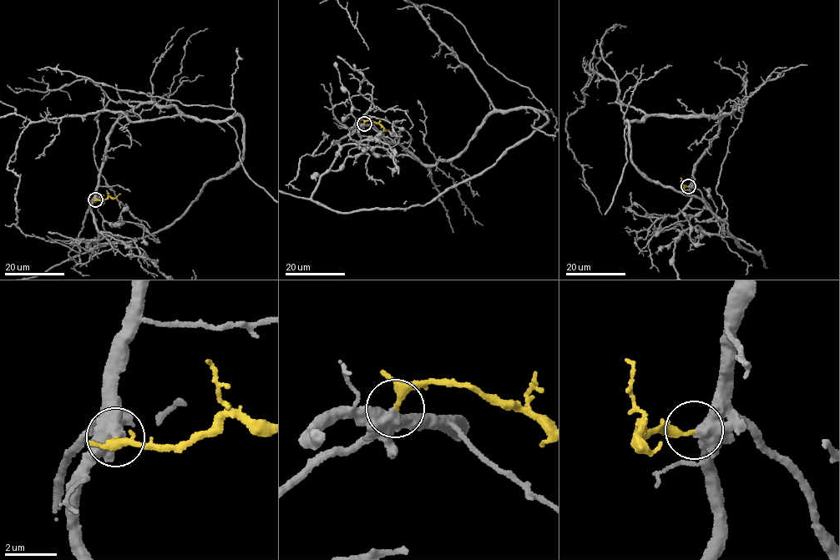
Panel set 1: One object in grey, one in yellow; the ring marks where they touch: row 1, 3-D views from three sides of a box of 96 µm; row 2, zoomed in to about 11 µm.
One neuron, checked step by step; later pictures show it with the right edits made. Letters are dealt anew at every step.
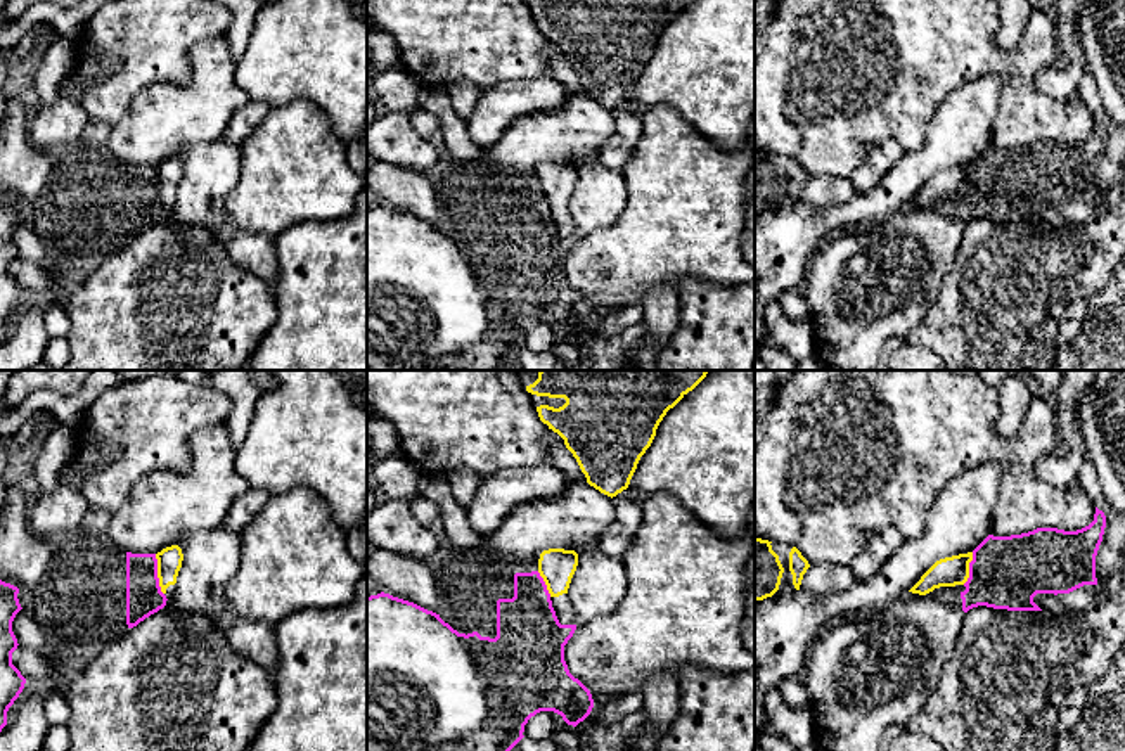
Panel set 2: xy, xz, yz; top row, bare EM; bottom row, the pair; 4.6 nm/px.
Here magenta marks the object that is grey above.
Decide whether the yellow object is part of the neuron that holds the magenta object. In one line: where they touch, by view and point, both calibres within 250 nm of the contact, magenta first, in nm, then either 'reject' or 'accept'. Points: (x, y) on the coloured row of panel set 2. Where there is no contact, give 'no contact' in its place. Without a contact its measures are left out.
contact xy (156, 575); calibres 170 and 110 nm; reject

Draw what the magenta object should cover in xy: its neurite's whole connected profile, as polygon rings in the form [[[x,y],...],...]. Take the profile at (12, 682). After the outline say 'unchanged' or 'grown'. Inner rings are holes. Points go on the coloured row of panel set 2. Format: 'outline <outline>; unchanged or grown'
outline [[[0,580],[0,732],[7,725],[7,711],[24,689],[26,678],[12,664],[17,639],[12,621],[22,609],[17,599],[19,588]]]; unchanged

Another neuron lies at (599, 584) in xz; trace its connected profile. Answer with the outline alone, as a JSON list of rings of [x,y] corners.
[[[601,549],[578,555],[568,595],[576,614],[576,626],[611,614],[627,594],[623,559],[611,557]]]

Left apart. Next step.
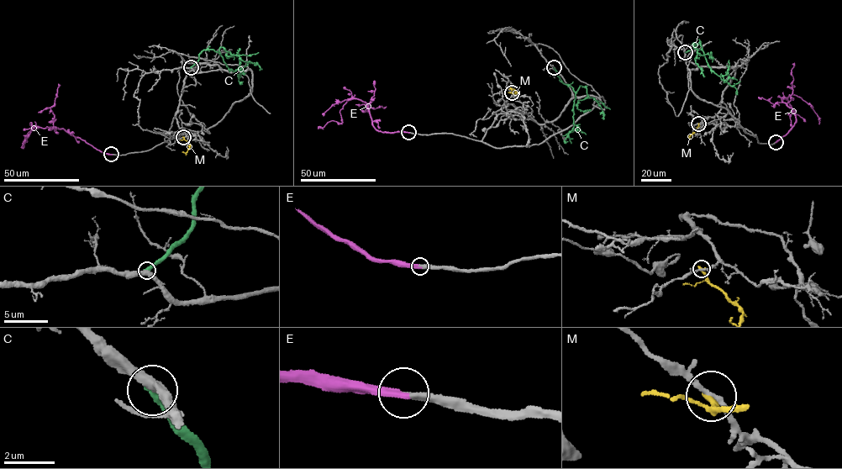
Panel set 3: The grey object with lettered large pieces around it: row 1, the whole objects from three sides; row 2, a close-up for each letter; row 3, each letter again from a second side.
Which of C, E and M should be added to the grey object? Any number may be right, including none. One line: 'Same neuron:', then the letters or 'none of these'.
Same neuron: E

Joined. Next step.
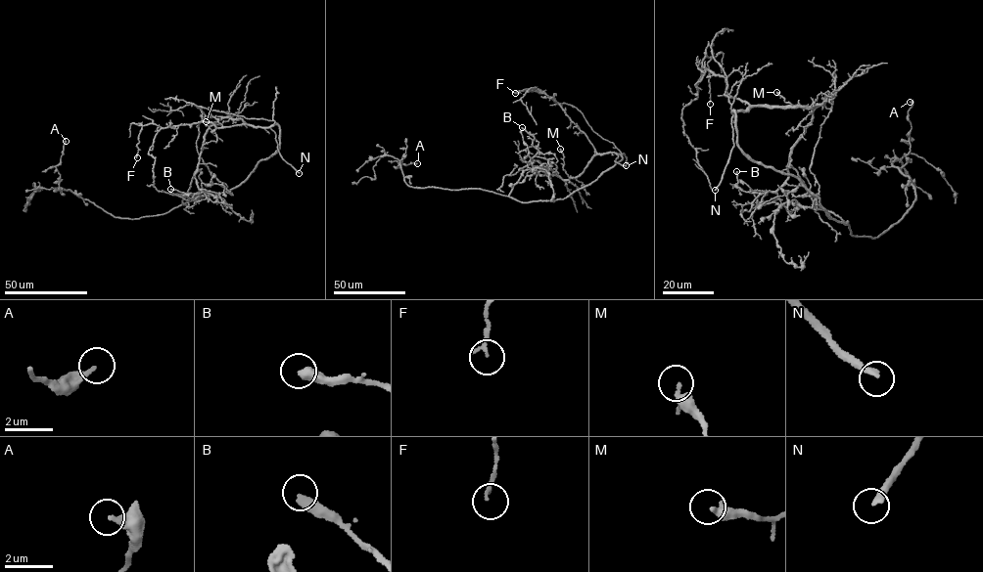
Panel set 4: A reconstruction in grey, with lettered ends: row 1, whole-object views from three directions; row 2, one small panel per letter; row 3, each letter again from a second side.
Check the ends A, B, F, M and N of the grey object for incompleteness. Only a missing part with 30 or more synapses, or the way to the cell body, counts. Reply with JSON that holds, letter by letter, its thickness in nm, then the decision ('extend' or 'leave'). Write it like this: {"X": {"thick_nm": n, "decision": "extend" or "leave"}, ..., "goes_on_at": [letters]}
{"A": {"thick_nm": 240, "decision": "leave"}, "B": {"thick_nm": 400, "decision": "leave"}, "F": {"thick_nm": 140, "decision": "leave"}, "M": {"thick_nm": 260, "decision": "leave"}, "N": {"thick_nm": 260, "decision": "extend"}, "goes_on_at": ["N"]}

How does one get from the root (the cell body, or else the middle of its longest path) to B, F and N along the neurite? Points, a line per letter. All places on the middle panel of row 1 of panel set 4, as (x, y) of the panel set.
B: (567, 197), (621, 156), (596, 154), (581, 173), (563, 179), (538, 161), (529, 161), (538, 142), (522, 127)
F: (567, 197), (589, 185), (621, 156), (597, 153), (557, 103), (543, 92), (528, 88), (515, 93)
N: (567, 197), (589, 185), (623, 159), (616, 154), (614, 161), (626, 165)

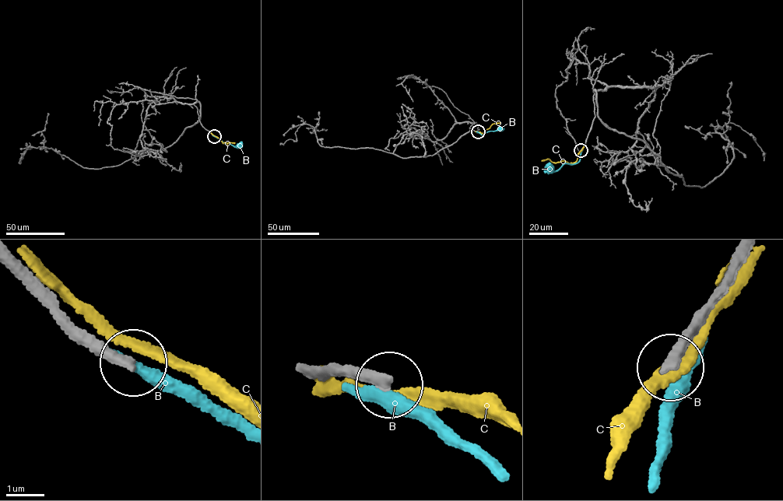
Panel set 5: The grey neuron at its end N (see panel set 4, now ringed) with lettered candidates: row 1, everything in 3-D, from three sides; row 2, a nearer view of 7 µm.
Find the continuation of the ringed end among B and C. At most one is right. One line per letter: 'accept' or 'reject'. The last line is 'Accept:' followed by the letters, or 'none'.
B: reject
C: reject
Accept: none

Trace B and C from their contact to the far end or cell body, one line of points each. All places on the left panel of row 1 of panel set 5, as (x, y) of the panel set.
B: (214, 136), (225, 143), (240, 146)
C: (214, 135), (223, 143), (234, 142)

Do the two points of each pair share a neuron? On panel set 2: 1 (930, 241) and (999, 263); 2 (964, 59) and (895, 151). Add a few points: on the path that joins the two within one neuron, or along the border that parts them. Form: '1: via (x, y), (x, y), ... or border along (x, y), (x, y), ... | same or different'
1: border along (964, 225), (957, 258), (942, 288) | different
2: border along (906, 151), (883, 139), (862, 161) | different

